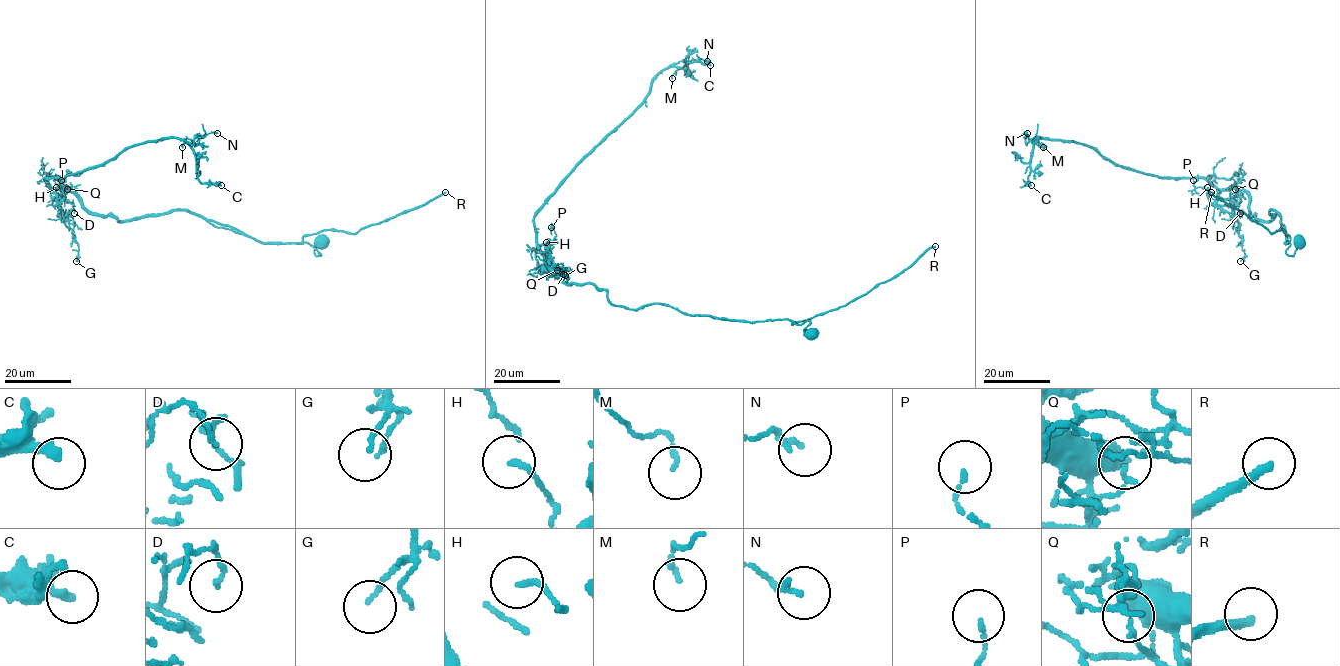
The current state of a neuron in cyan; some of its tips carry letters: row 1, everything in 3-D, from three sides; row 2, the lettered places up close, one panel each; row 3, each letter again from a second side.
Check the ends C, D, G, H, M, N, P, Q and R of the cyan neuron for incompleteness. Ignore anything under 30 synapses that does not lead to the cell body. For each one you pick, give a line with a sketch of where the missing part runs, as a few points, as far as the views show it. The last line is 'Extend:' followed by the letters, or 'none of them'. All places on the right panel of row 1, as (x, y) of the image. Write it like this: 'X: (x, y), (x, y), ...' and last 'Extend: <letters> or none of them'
R: (1211, 192), (1204, 186), (1170, 181), (1149, 158), (1124, 144), (1096, 121), (1106, 122), (1120, 117), (1119, 112)
Extend: R

